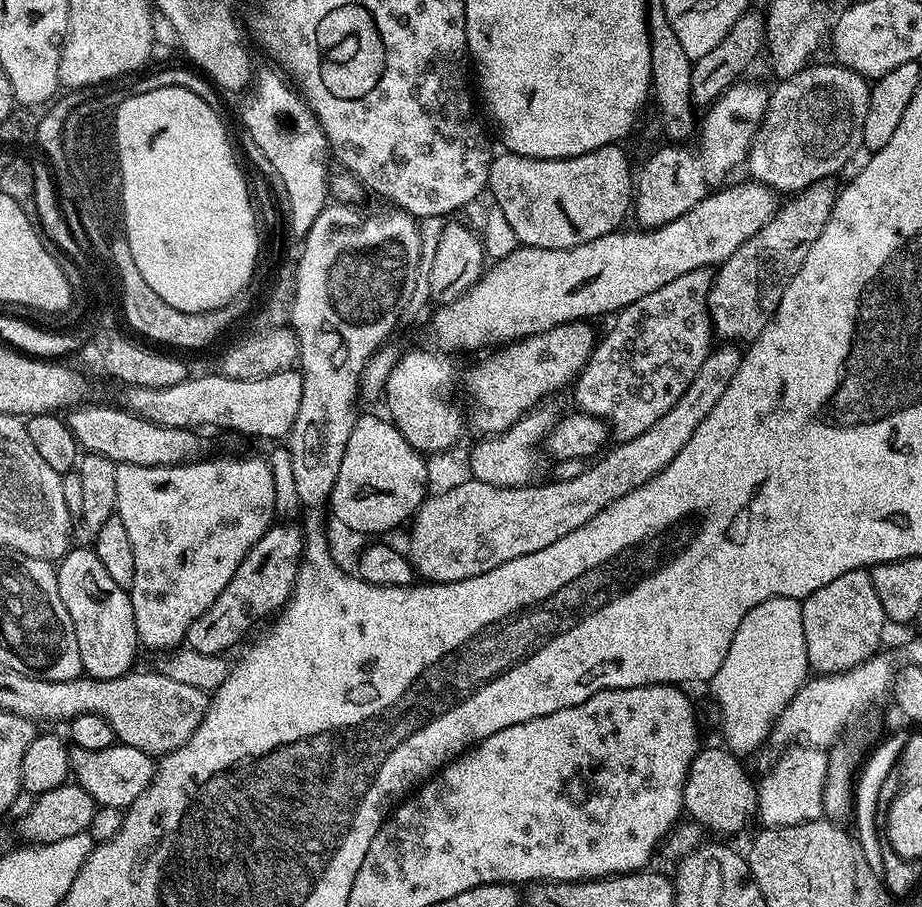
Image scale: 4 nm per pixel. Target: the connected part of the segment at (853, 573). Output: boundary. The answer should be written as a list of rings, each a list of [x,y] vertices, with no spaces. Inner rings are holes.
[[[862,568],[850,570],[814,590],[804,597],[800,610],[808,666],[816,674],[845,672],[877,655],[883,649],[884,631],[890,628],[888,615],[874,594],[871,575]]]

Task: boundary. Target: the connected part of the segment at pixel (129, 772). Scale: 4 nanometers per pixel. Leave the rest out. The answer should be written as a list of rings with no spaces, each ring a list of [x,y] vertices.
[[[113,742],[106,750],[82,750],[73,747],[68,753],[71,775],[75,783],[90,794],[90,798],[103,808],[127,809],[143,794],[154,771],[154,760],[149,753],[134,746]]]

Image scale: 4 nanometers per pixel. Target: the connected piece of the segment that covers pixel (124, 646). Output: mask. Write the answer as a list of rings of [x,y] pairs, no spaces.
[[[73,547],[55,565],[58,598],[70,614],[74,626],[74,638],[78,638],[78,658],[82,658],[83,675],[96,680],[125,676],[136,660],[136,627],[134,626],[134,606],[129,589],[118,586],[102,562],[98,562],[91,547]]]

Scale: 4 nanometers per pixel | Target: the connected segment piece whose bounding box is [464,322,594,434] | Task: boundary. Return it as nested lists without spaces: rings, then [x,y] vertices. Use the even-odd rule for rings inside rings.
[[[571,322],[571,323],[560,323],[553,325],[552,328],[546,329],[544,331],[540,331],[538,333],[534,333],[532,336],[526,336],[523,338],[517,338],[511,342],[505,343],[503,346],[497,347],[500,348],[497,352],[492,352],[489,354],[485,360],[480,360],[476,365],[473,366],[472,369],[468,372],[468,377],[465,378],[464,384],[468,387],[468,412],[466,408],[466,420],[470,425],[472,424],[472,428],[476,432],[476,434],[495,434],[497,432],[504,432],[512,424],[516,423],[517,420],[520,419],[524,413],[531,411],[536,405],[541,403],[540,400],[543,396],[548,395],[550,392],[556,391],[558,388],[562,387],[564,383],[571,381],[573,377],[579,373],[583,363],[588,359],[588,356],[593,350],[594,347],[594,335],[592,336],[592,328],[588,322]]]

